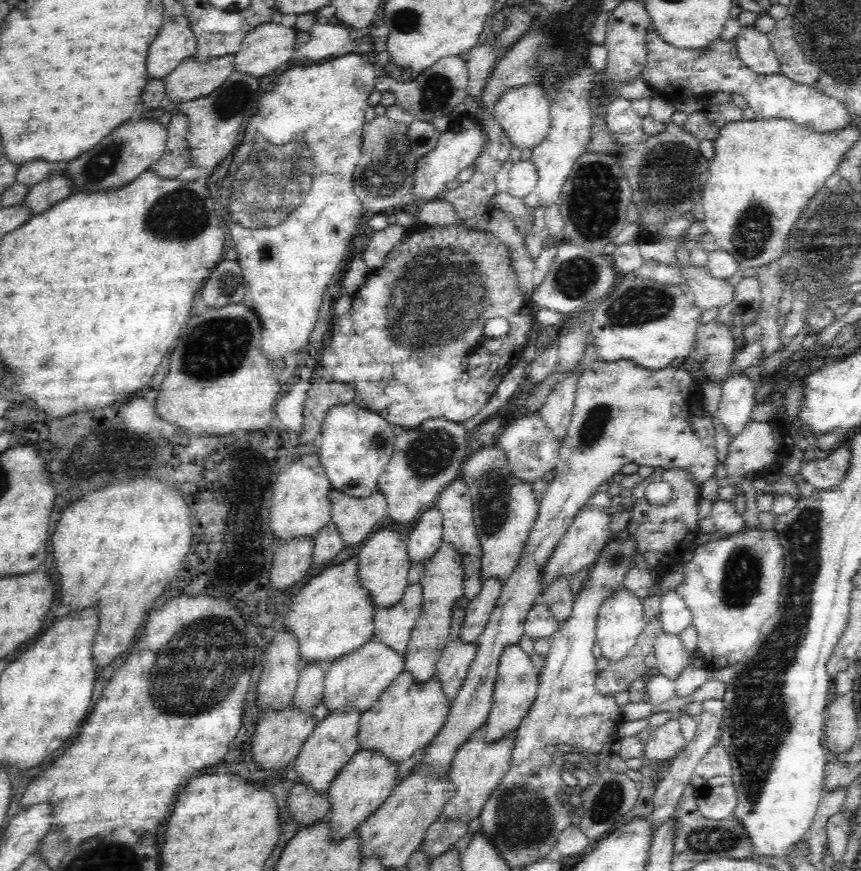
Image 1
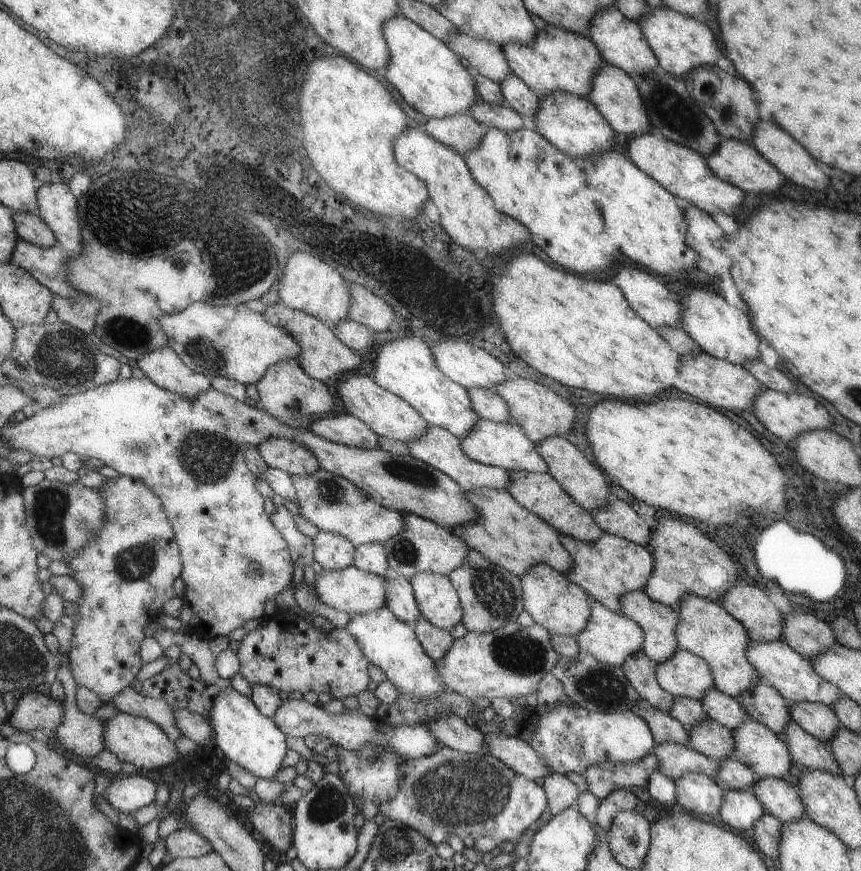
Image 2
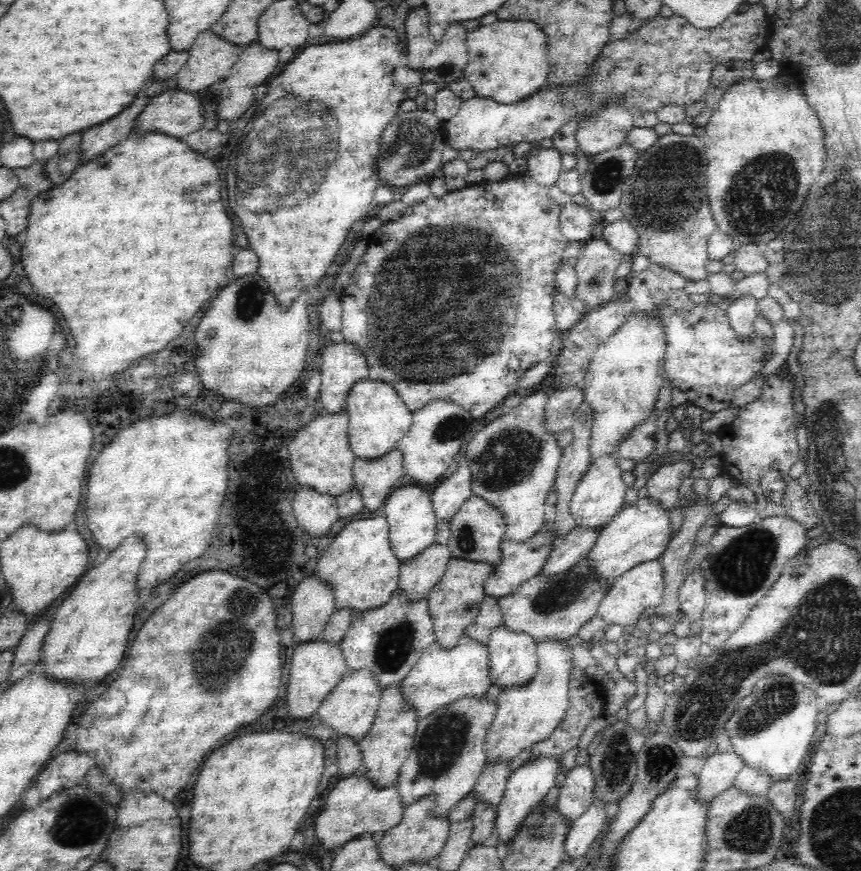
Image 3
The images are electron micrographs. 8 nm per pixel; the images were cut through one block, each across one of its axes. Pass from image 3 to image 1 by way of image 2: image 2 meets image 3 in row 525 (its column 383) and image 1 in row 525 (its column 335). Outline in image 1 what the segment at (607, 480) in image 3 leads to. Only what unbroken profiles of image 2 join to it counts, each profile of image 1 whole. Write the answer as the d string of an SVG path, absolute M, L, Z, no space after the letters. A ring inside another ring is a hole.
M586 503L581 506L581 509L575 514L574 520L570 523L566 534L558 542L556 550L554 550L546 569L543 571L544 588L550 586L550 582L554 578L578 574L595 562L602 547L612 534L610 515L607 510L600 509L597 505Z

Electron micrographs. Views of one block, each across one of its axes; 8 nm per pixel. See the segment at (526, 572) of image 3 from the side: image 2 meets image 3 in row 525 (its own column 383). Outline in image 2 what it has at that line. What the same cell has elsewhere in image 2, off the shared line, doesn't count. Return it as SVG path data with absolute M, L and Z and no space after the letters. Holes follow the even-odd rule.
M402 514L403 530L393 537L387 538L382 543L388 568L410 579L419 572L433 572L447 577L467 557L469 549L462 538L455 536L450 529L437 526L434 522L415 516L414 514Z

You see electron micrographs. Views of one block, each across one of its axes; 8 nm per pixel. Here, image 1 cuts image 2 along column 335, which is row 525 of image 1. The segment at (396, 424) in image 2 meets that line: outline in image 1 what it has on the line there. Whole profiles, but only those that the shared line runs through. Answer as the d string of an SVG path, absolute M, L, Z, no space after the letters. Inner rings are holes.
M386 525L374 531L364 541L359 559L358 578L363 589L370 593L370 600L374 601L376 608L386 608L388 605L395 605L402 598L404 590L409 585L408 574L411 568L411 559L408 552L406 536L402 535L394 525Z

